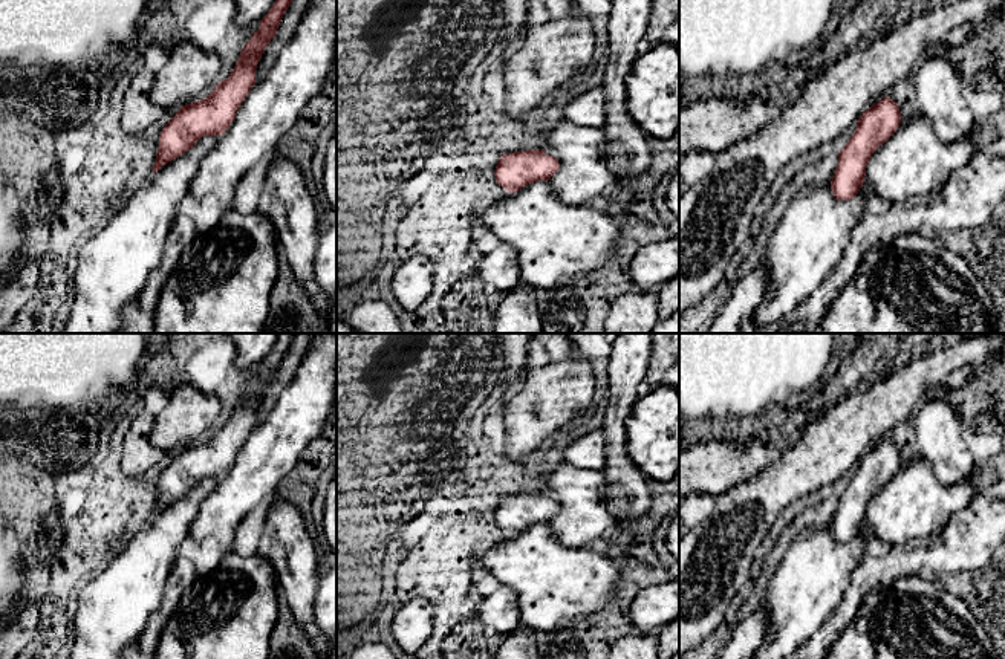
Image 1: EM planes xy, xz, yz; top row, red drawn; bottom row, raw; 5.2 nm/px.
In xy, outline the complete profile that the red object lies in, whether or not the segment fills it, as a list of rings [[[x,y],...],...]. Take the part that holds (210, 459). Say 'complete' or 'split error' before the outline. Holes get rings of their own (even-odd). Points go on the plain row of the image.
complete; [[[278,333],[269,355],[260,362],[260,372],[252,375],[239,402],[223,424],[203,442],[179,450],[159,479],[153,515],[179,500],[202,479],[220,479],[236,462],[236,456],[255,427],[255,411],[263,393],[275,379],[280,364],[291,349],[295,333]]]

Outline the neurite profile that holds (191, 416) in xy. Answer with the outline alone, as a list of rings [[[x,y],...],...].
[[[173,379],[168,387],[168,404],[154,417],[150,442],[162,451],[171,451],[207,440],[219,425],[220,399],[187,379]]]

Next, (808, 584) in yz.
[[[831,526],[812,528],[806,535],[798,535],[769,579],[763,602],[743,622],[734,625],[717,659],[789,659],[841,602],[870,538],[866,526],[851,543],[837,543]]]

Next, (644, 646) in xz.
[[[679,618],[655,635],[626,635],[620,638],[607,659],[668,659],[679,653]]]

